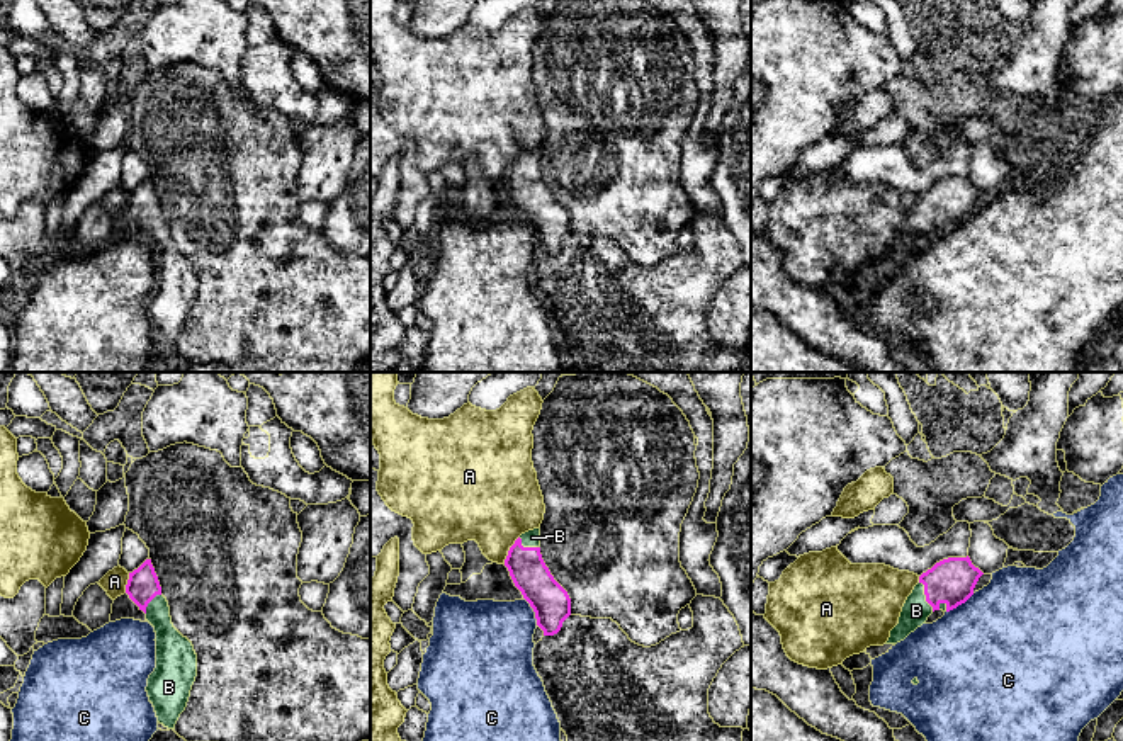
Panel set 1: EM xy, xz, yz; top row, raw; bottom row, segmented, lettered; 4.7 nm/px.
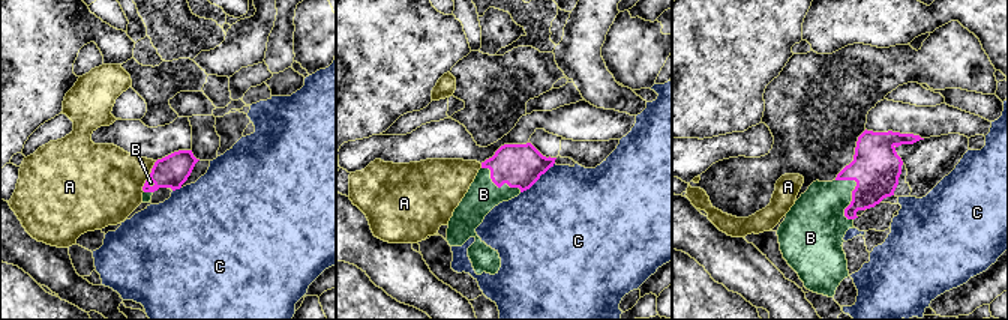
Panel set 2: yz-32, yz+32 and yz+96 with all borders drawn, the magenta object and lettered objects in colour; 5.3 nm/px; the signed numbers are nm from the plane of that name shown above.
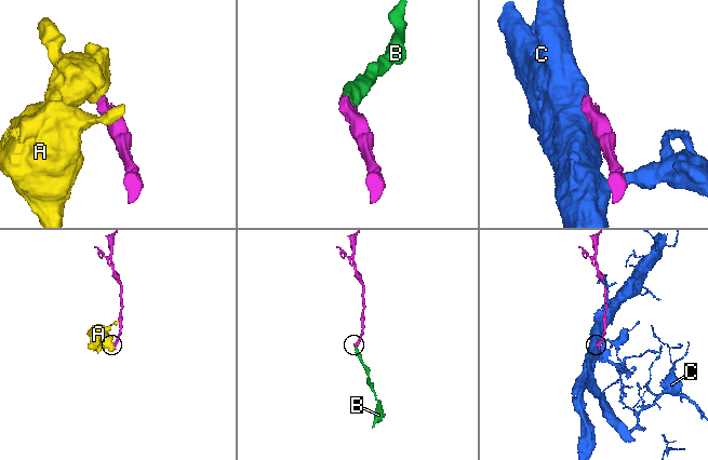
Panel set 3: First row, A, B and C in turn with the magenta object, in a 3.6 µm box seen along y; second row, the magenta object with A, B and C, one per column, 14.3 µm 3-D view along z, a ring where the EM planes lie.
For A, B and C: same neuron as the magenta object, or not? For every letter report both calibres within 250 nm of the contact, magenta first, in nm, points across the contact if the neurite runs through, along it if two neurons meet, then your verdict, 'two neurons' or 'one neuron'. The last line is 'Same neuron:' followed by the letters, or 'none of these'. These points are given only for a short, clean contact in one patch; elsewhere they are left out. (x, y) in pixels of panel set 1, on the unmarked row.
A: 170 nm thick on the magenta side, 420 nm on the other; border along xz (519, 155), (503, 182); two neurons
B: 220 nm thick on the magenta side, 130 nm on the other; runs through yz (952, 201), (926, 216), (916, 230); one neuron
C: 180 nm thick on the magenta side, 380 nm on the other; two neurons
Same neuron: B

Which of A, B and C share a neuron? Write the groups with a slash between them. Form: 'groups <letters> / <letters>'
groups A / B / C

